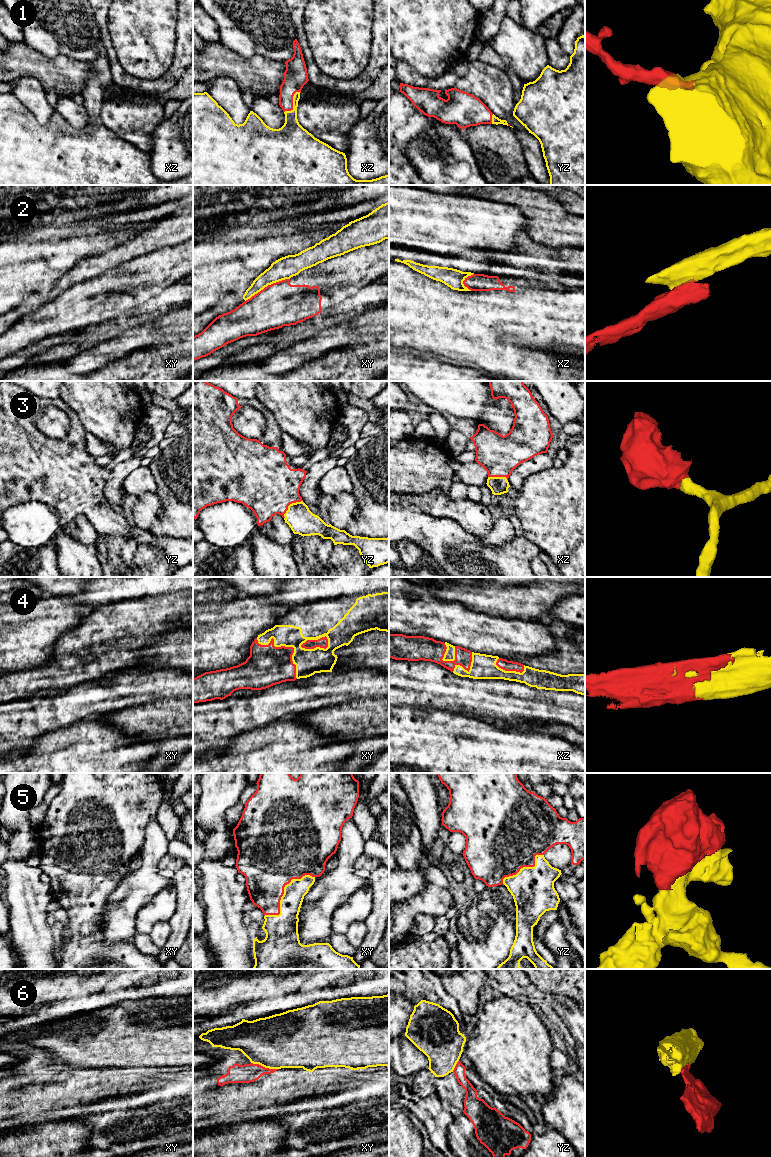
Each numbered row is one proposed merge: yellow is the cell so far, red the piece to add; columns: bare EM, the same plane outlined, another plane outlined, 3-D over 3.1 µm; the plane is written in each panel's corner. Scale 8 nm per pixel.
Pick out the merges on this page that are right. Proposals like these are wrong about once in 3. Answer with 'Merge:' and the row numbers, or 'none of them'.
Merge: 1, 3, 4, 5

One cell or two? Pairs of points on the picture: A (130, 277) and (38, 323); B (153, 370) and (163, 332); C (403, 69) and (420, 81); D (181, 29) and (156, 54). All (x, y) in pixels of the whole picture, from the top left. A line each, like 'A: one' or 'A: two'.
A: one
B: two
C: one
D: two

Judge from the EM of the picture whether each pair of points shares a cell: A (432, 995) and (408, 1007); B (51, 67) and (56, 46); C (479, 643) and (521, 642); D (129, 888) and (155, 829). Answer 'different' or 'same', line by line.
A: different
B: different
C: same
D: same

